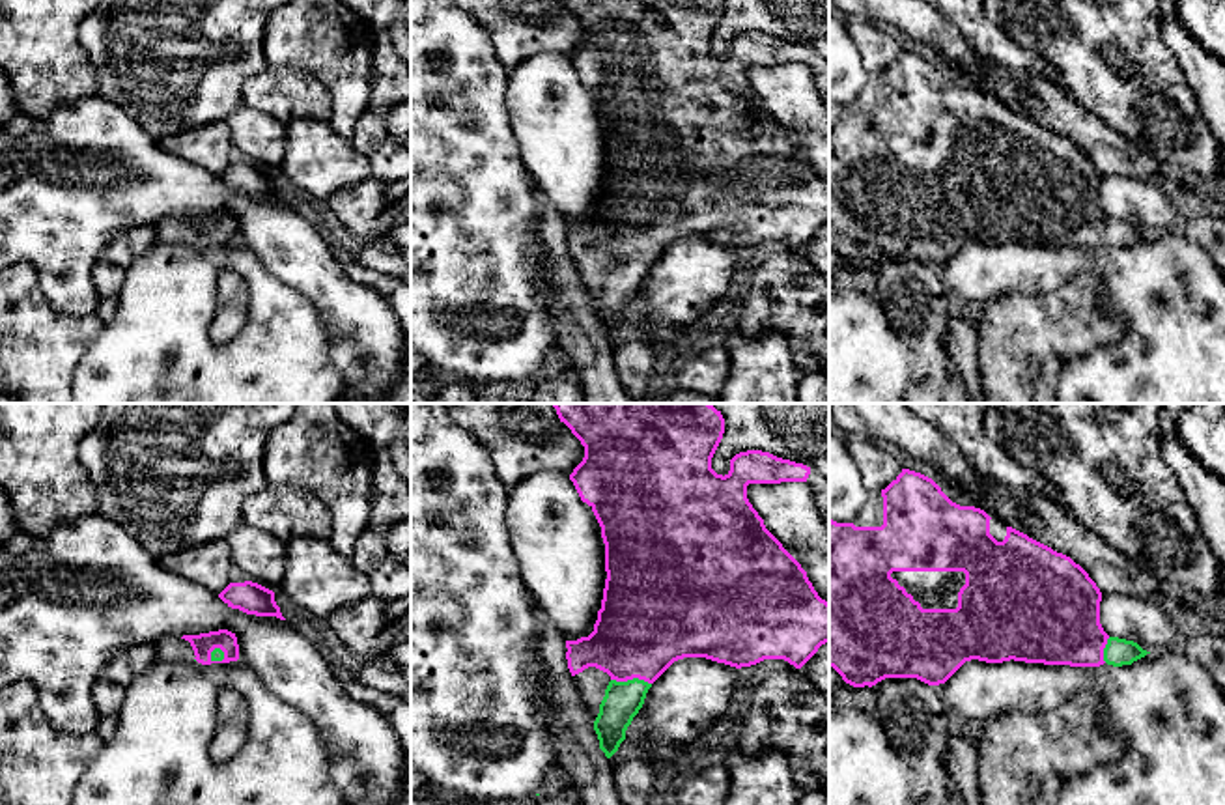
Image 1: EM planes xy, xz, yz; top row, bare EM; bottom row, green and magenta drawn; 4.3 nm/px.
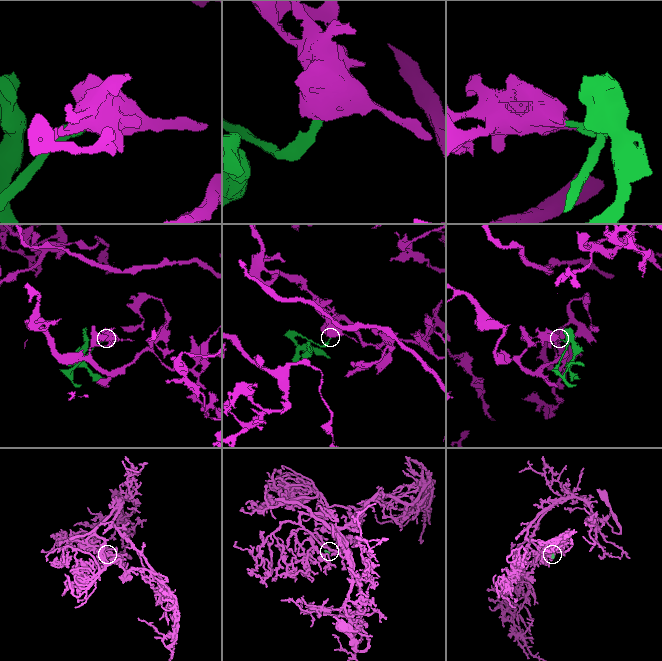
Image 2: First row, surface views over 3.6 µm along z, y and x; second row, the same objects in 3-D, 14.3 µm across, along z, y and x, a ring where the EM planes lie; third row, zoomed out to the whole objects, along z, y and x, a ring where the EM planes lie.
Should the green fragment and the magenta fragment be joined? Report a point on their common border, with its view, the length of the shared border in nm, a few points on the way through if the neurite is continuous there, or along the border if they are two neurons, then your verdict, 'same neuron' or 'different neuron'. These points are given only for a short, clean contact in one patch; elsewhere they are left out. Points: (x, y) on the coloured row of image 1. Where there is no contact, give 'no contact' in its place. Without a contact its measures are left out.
contact xz (632, 680); length 180 nm; way xz (622, 701), (632, 680), (633, 647), (645, 624); same neuron

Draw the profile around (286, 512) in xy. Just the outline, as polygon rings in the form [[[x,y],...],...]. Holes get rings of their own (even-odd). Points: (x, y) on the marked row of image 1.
[[[267,486],[243,504],[243,521],[284,544],[293,538],[331,540],[332,517],[308,489],[295,486]]]

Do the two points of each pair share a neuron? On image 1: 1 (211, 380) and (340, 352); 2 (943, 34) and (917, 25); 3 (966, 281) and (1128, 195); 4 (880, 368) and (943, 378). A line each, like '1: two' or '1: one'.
1: two
2: one
3: two
4: two

